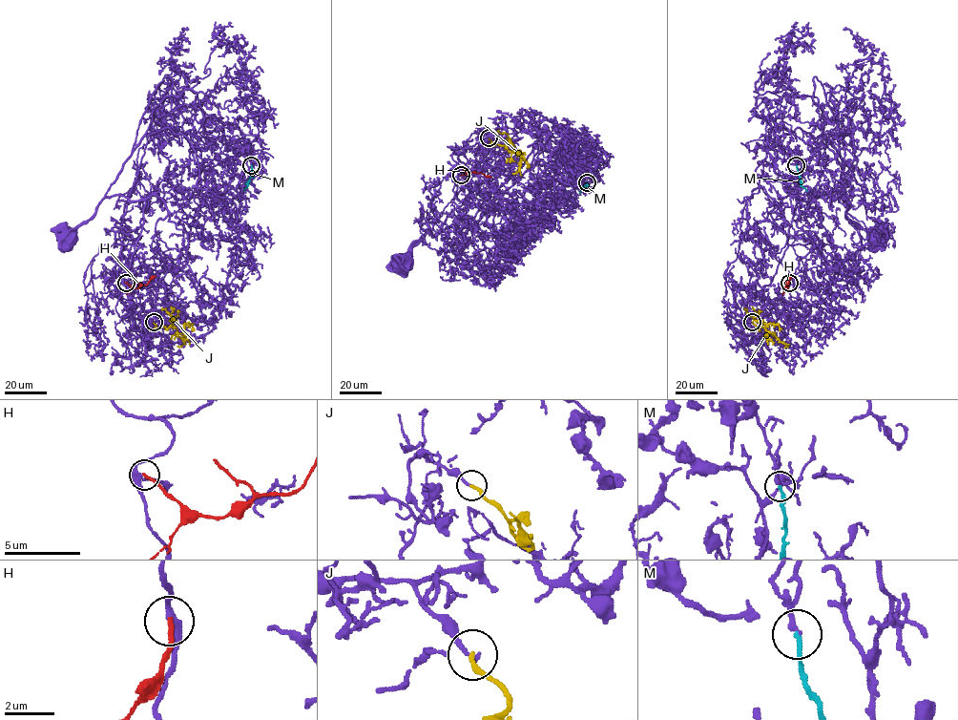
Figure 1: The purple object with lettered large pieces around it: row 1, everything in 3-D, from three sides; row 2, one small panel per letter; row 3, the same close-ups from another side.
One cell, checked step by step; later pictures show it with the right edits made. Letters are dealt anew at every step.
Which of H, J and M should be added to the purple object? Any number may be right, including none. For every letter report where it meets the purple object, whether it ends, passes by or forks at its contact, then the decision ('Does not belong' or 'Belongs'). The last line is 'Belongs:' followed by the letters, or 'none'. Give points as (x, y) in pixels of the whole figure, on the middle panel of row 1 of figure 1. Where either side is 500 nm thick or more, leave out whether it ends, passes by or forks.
H: Touches purple at (461, 175). It ends there. Does not belong
J: Touches purple at (489, 137). It ends there. Belongs
M: Touches purple at (587, 182). It ends there. Does not belong
Belongs: J

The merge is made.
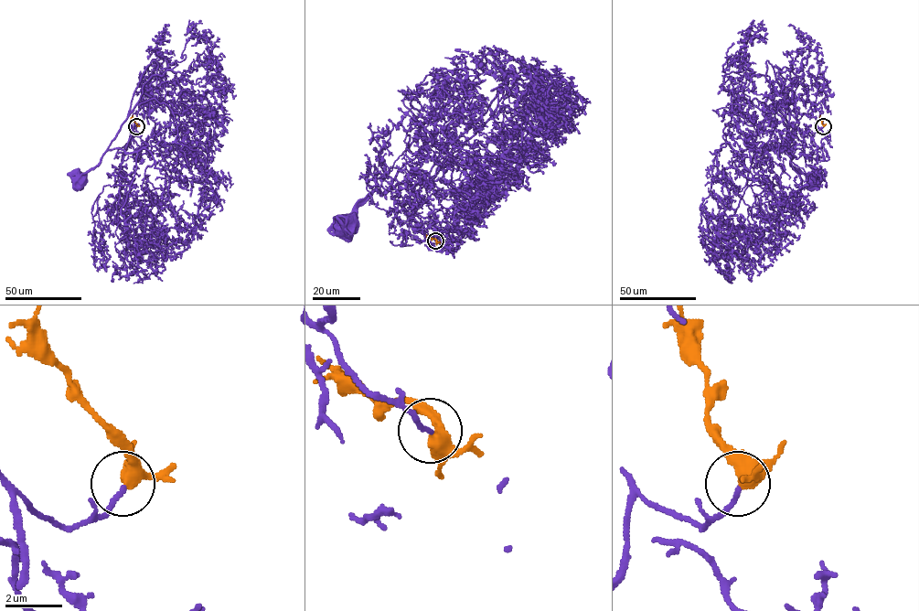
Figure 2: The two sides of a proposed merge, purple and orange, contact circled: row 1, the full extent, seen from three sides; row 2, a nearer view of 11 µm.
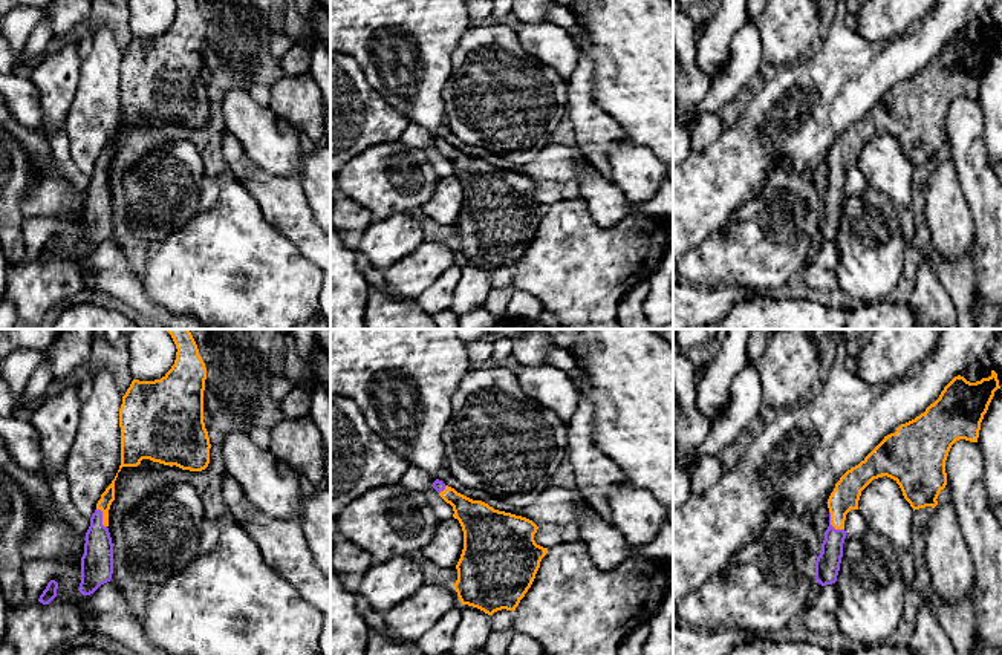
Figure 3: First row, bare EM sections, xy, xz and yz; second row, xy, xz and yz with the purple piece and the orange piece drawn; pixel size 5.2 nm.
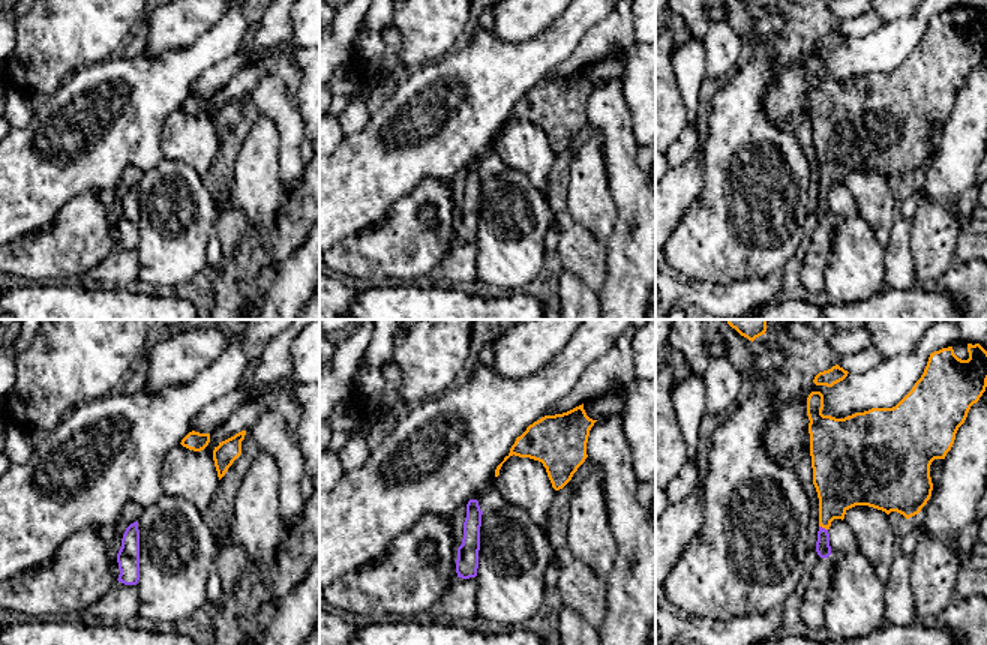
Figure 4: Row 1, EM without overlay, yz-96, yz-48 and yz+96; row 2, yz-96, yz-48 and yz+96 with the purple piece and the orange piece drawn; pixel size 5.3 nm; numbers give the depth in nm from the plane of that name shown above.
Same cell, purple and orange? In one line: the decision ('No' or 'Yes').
Yes

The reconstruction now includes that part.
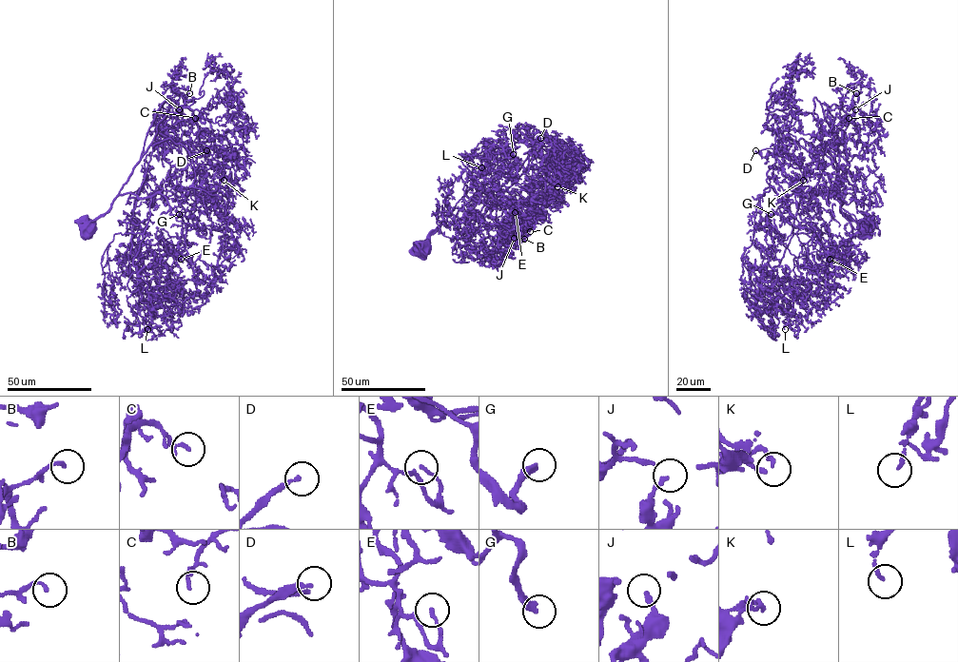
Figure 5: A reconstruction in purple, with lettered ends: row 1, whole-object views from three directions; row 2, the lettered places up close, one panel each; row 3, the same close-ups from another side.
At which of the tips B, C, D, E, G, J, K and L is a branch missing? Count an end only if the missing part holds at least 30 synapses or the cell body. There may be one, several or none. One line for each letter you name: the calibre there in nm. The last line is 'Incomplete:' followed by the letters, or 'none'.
D: 200 nm thick
G: 260 nm thick
Incomplete: D, G

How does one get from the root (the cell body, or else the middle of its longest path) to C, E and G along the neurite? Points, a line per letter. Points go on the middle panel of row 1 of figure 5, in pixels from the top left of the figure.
C: (426, 246), (442, 223), (479, 217), (495, 204), (499, 233), (518, 231), (513, 223), (532, 225), (530, 231)
E: (426, 246), (428, 237), (442, 223), (453, 222), (503, 162), (491, 178), (495, 204), (515, 212)
G: (426, 246), (428, 237), (442, 223), (449, 225), (457, 211), (501, 168), (504, 155), (511, 148), (513, 154)

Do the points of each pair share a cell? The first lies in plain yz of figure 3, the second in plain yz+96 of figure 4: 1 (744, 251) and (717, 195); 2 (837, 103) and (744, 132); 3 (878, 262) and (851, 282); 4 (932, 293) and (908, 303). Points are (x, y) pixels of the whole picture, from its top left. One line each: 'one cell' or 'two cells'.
1: one cell
2: two cells
3: one cell
4: two cells

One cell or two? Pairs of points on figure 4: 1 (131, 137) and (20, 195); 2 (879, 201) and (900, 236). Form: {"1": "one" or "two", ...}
{"1": "one", "2": "two"}

